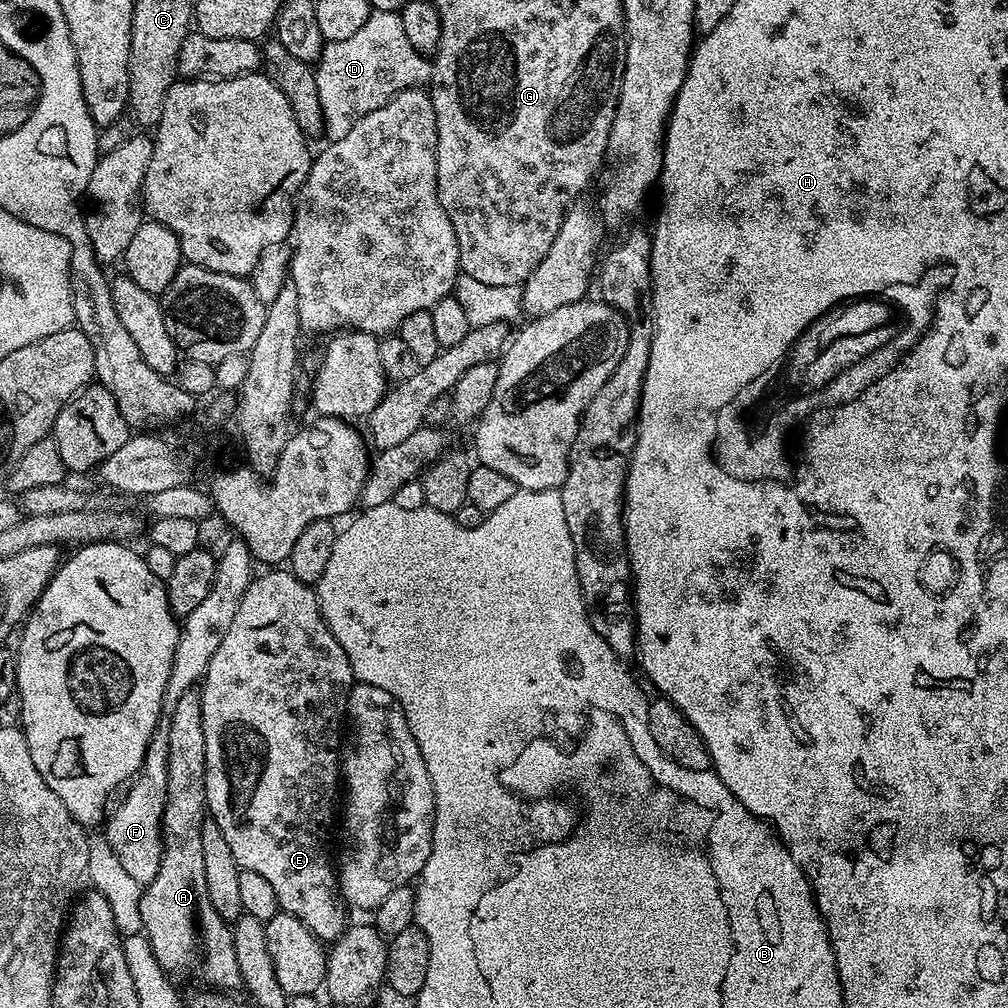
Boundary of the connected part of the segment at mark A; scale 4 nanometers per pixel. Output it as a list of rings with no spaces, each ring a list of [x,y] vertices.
[[[189,690],[186,694],[182,694],[182,698],[178,698],[176,704],[171,705],[170,712],[172,717],[166,720],[168,726],[168,761],[166,762],[166,802],[164,803],[164,813],[160,819],[160,831],[162,833],[162,851],[160,853],[160,865],[158,866],[158,874],[154,874],[154,878],[144,888],[144,897],[140,899],[140,909],[142,910],[142,926],[144,927],[143,935],[147,936],[150,946],[154,950],[154,958],[158,958],[158,962],[164,967],[164,971],[176,976],[193,976],[196,980],[201,980],[201,985],[211,986],[216,990],[236,990],[241,987],[240,971],[238,970],[238,962],[234,954],[234,942],[232,941],[232,930],[229,921],[223,920],[218,914],[218,910],[214,910],[214,905],[210,903],[210,894],[206,894],[206,865],[202,859],[202,826],[206,819],[206,734],[202,730],[202,706],[200,705],[200,693],[196,690]]]

